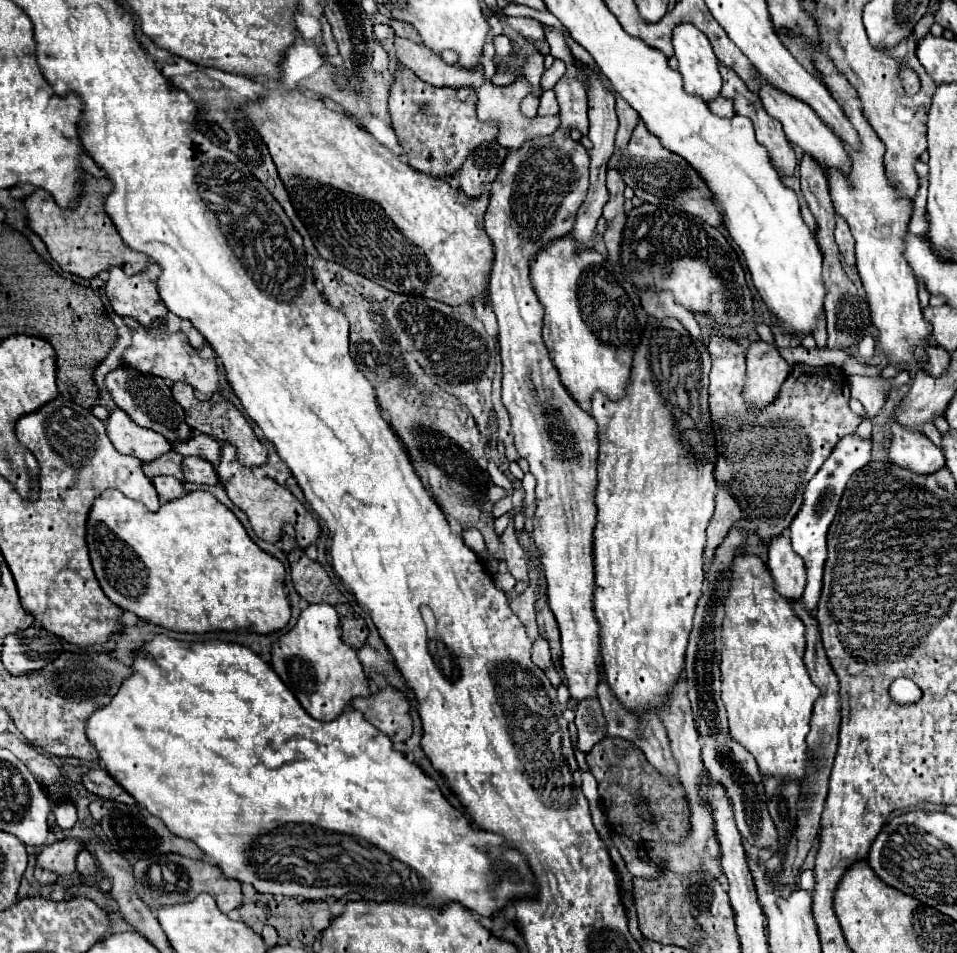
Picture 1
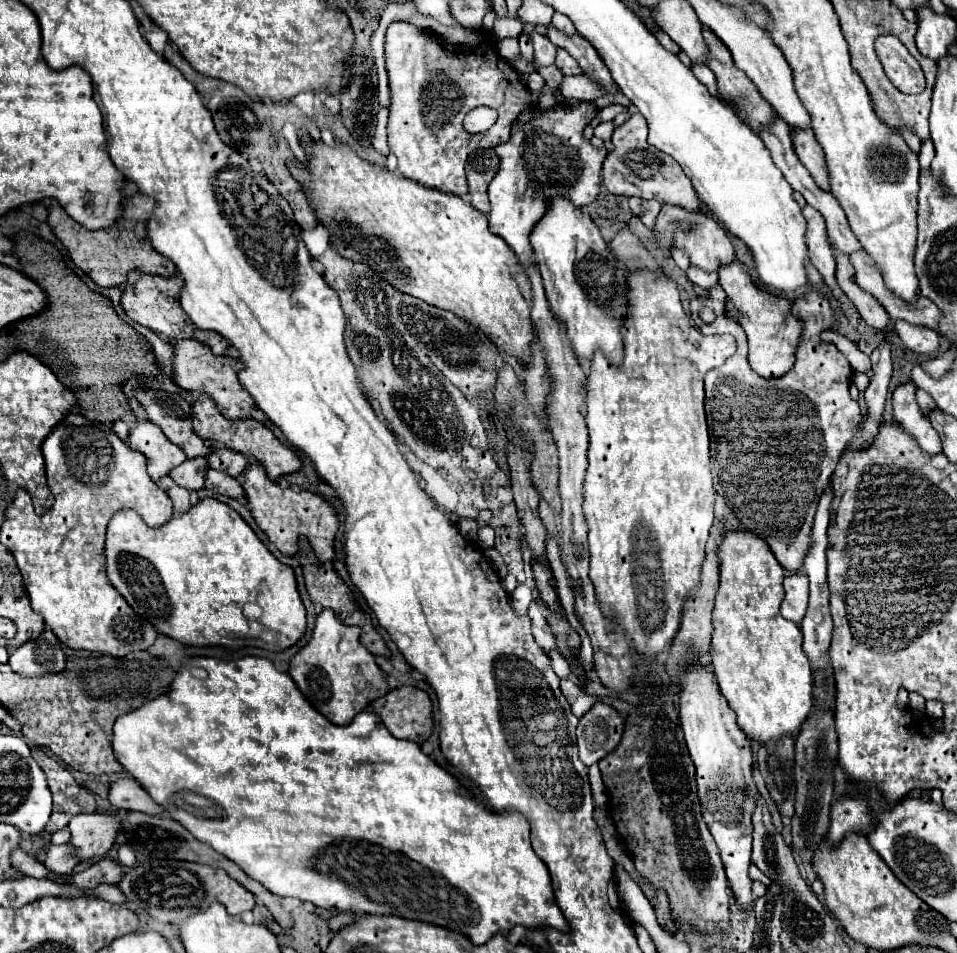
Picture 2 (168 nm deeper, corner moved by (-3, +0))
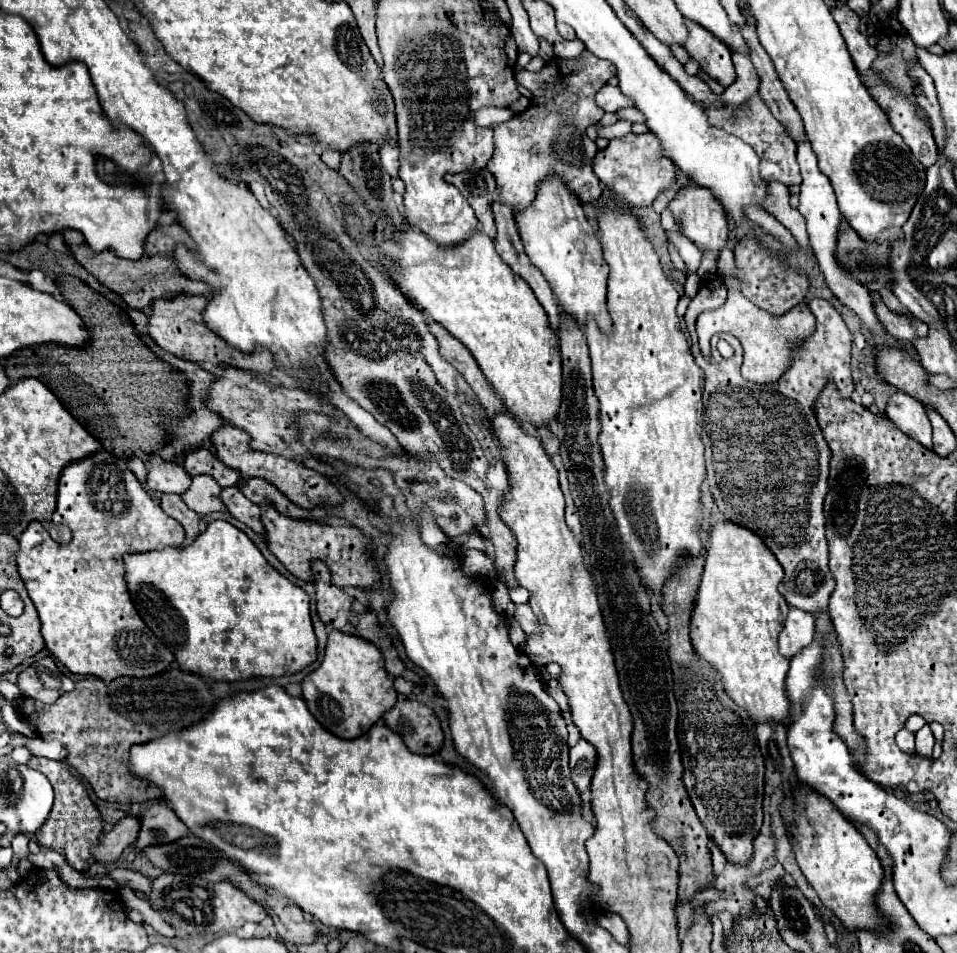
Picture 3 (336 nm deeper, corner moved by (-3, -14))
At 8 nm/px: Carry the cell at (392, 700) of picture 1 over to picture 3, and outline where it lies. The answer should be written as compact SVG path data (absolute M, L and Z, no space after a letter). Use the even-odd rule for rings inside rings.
M407 699L407 703L397 703L383 719L387 727L403 737L413 753L433 755L443 745L443 729L435 711L419 701Z

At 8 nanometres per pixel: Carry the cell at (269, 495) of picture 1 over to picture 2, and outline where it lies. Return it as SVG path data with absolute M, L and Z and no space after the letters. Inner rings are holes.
M249 463L249 469L241 475L241 485L245 489L245 497L251 509L251 515L259 529L269 537L269 541L283 553L295 555L297 553L297 537L307 535L309 543L315 551L315 557L325 563L333 559L333 539L337 533L337 517L333 507L315 493L305 489L293 491L291 487L281 489L277 483L269 481L265 469L259 463Z

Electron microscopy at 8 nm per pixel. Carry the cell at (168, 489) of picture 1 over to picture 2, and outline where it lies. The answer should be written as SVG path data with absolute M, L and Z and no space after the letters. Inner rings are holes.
M161 477L159 487L171 497L173 501L173 509L175 513L185 513L191 507L191 499L189 499L189 491L185 487L179 487L171 477Z

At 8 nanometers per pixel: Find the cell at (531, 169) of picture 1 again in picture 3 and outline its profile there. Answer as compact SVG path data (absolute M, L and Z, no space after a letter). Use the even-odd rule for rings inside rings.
M583 51L577 59L547 61L541 71L529 73L522 68L515 74L516 81L525 85L533 97L529 109L513 115L505 123L495 123L495 151L487 163L487 169L495 175L501 201L513 211L525 209L533 197L537 183L545 177L557 175L581 201L595 201L601 195L601 183L593 173L593 157L597 153L595 141L587 137L587 127L601 121L603 113L593 95L615 75L615 67L609 61L593 57L591 51Z

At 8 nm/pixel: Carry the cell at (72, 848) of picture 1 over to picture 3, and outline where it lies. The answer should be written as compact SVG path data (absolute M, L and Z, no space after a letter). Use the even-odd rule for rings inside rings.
M127 815L123 819L117 821L117 825L113 827L111 833L103 835L99 845L93 847L93 855L97 857L97 861L101 863L113 863L121 857L123 849L131 843L135 843L137 835L139 835L139 829L141 829L141 821Z

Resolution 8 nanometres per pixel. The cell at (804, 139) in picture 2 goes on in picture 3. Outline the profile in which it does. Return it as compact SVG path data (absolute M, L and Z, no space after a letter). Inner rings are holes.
M751 21L741 25L741 35L745 35L745 43L749 43L749 51L753 51L751 61L755 65L757 73L759 73L759 79L761 79L759 95L769 105L773 117L779 119L787 127L789 135L795 141L805 139L805 129L803 129L801 115L797 113L795 105L787 97L787 93L785 93L785 89L783 89L783 85L781 85L779 77L777 77L773 61L759 43L757 33L755 33L755 25Z

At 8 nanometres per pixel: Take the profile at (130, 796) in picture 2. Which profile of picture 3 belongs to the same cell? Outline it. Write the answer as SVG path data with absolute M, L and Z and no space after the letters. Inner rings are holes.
M163 803L149 807L145 811L145 815L141 817L141 823L143 823L143 827L139 833L137 849L145 849L145 847L151 847L157 843L173 843L189 833L185 823L181 823L181 819L177 819L175 811Z

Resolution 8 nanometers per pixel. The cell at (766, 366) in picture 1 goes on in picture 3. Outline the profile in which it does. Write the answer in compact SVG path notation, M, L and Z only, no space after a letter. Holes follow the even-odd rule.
M721 249L719 255L719 273L725 277L725 285L729 287L729 297L725 301L723 307L713 309L713 311L703 311L697 319L697 335L699 335L699 349L703 353L703 357L709 357L709 339L715 333L731 333L735 335L741 345L743 345L743 367L741 373L747 381L753 383L771 383L777 381L785 369L789 367L791 361L791 351L795 347L795 343L801 343L803 339L807 339L809 335L813 335L815 331L815 317L809 309L807 303L799 303L787 311L781 317L763 313L763 309L759 309L757 305L753 305L749 299L745 299L739 293L739 281L733 277L733 251L731 249Z

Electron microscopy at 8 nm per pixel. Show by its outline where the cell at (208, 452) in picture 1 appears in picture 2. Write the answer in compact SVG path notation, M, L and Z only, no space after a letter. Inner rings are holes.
M219 447L219 449L211 451L205 459L209 461L209 467L211 469L225 471L225 473L229 473L233 477L241 477L241 473L245 471L245 467L249 463L241 453L231 451L231 449L225 449L225 447Z

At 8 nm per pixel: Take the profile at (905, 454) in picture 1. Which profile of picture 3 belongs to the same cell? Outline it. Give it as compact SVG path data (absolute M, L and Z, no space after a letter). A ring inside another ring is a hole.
M895 391L889 401L887 401L887 409L885 415L909 437L917 439L921 445L925 445L927 449L931 449L931 423L927 419L925 407L921 401L917 401L915 397L903 393L903 391Z

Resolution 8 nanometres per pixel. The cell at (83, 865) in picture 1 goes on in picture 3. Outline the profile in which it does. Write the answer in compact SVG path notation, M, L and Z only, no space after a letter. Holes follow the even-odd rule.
M115 867L109 871L109 875L115 879L115 883L119 887L129 887L133 891L141 891L143 897L149 897L149 887L151 887L151 879L147 879L143 873L139 871L131 871L131 869L123 869L123 867Z

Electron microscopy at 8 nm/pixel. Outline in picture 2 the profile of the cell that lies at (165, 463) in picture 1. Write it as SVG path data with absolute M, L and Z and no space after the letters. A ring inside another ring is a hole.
M191 457L191 459L185 459L177 469L171 469L169 477L185 489L199 491L203 487L203 477L205 477L207 469L209 469L209 465L207 465L205 457Z

